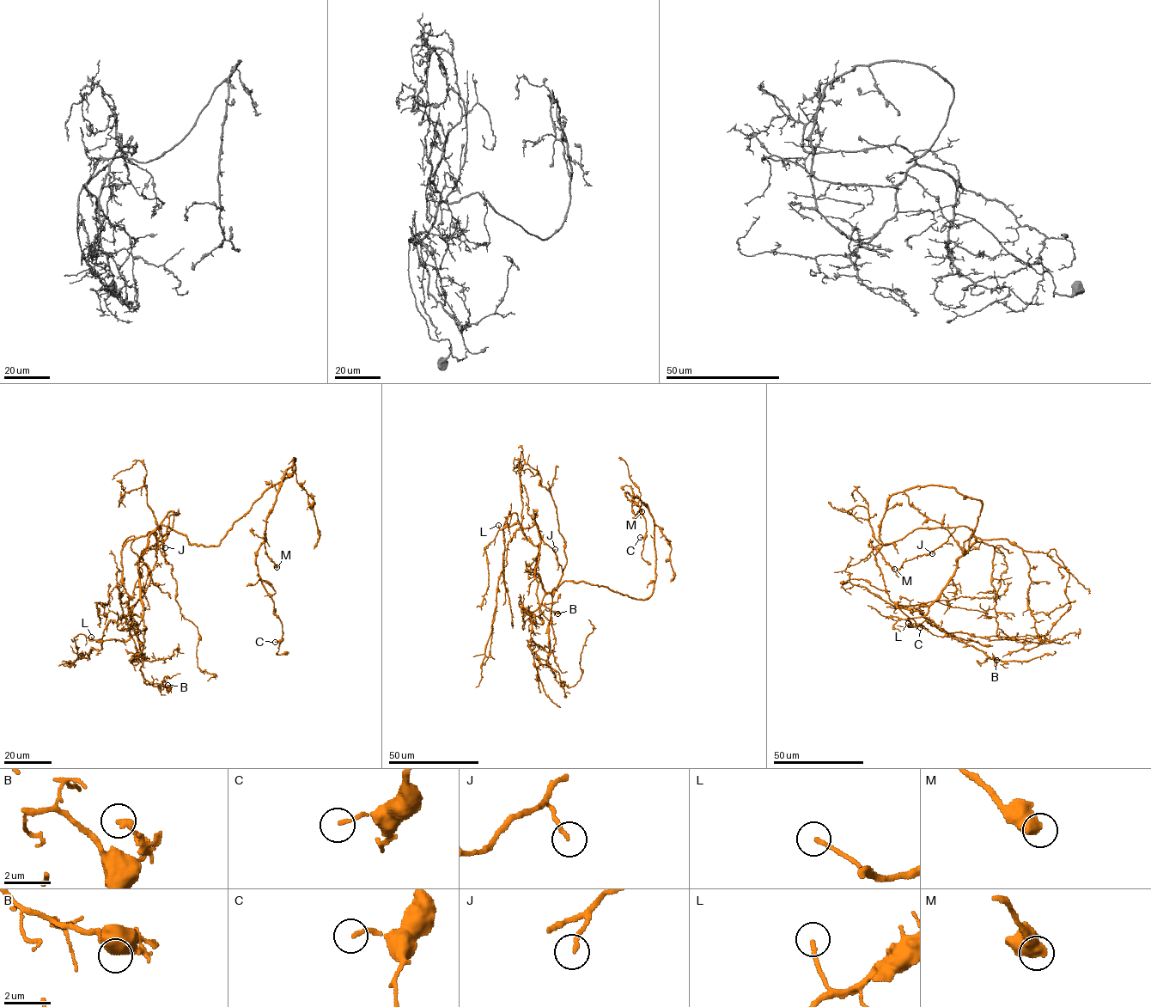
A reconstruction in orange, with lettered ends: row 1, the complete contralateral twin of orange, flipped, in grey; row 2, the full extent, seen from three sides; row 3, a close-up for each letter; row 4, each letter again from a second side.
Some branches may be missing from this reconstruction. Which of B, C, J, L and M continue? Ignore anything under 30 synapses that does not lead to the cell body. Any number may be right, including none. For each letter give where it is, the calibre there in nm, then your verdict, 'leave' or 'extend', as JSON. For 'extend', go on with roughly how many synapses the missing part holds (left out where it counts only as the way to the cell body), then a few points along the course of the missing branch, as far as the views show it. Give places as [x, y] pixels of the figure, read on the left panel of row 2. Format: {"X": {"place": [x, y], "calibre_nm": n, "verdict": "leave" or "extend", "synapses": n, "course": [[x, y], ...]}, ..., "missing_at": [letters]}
{"B": {"place": [167, 685], "calibre_nm": 200, "verdict": "leave"}, "C": {"place": [275, 642], "calibre_nm": 160, "verdict": "leave"}, "J": {"place": [165, 547], "calibre_nm": 160, "verdict": "leave"}, "L": {"place": [91, 637], "calibre_nm": 160, "verdict": "leave"}, "M": {"place": [277, 567], "calibre_nm": 600, "verdict": "leave"}, "missing_at": []}

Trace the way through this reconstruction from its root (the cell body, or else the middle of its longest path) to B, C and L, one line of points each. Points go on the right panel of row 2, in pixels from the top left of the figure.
B: (969, 548), (965, 552), (964, 542), (974, 536), (925, 616), (996, 660)
C: (969, 548), (980, 501), (938, 485), (916, 486), (889, 497), (876, 564), (889, 598), (920, 627)
L: (969, 548), (965, 552), (964, 542), (974, 536), (928, 612), (908, 623)

